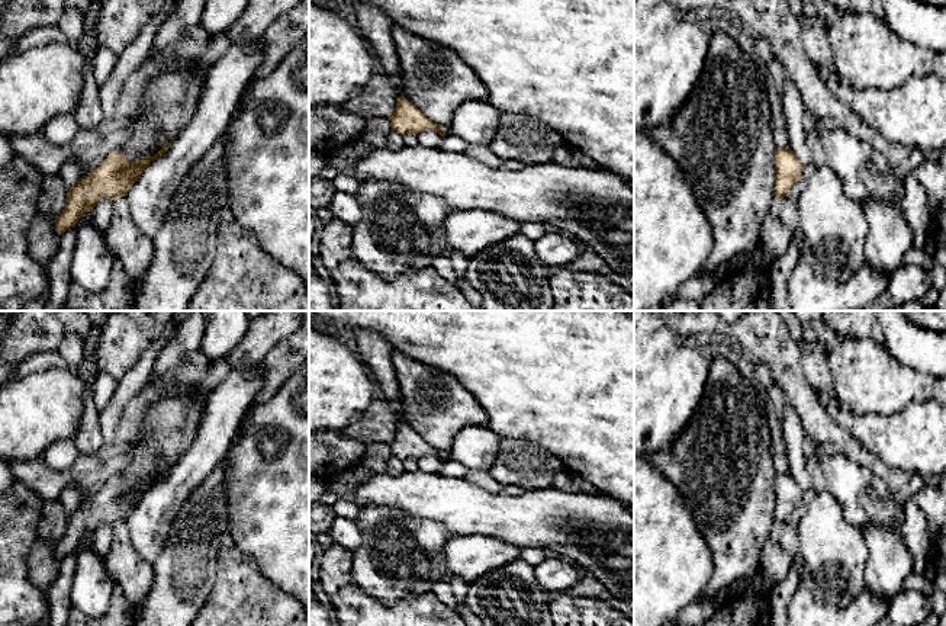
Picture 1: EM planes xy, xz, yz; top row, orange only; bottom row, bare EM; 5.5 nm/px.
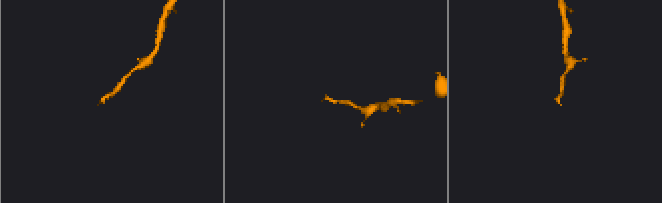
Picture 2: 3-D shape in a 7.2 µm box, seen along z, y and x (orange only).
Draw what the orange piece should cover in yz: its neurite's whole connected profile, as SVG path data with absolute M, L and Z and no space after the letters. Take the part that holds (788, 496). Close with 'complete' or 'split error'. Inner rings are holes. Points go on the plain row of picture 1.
M789 472L778 473L775 481L775 521L785 523L802 503L804 491Z; complete

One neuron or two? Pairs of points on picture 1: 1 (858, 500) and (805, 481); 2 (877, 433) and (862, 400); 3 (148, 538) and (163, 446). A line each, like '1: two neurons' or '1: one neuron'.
1: two neurons
2: two neurons
3: two neurons

